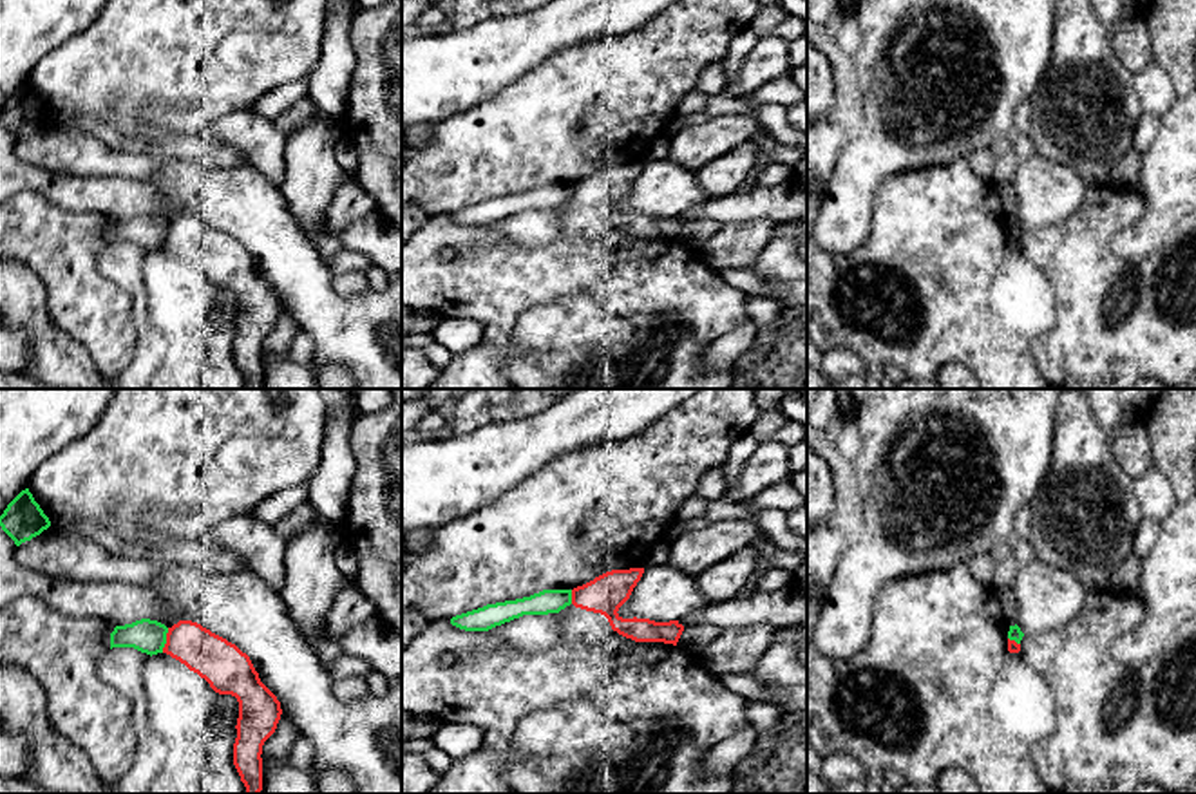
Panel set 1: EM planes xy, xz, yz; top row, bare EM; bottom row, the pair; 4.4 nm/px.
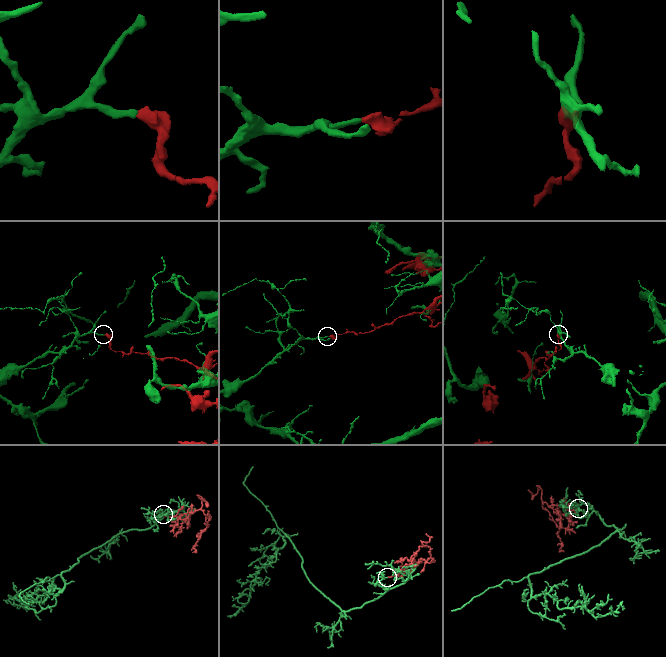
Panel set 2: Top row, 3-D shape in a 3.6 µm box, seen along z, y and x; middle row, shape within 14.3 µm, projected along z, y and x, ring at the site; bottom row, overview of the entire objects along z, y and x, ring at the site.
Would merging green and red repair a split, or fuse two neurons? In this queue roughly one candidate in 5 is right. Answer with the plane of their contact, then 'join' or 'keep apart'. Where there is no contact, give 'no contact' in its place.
xy | keep apart

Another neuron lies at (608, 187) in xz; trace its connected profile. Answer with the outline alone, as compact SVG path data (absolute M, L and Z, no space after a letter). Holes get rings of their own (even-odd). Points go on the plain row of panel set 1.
M644 163L612 165L572 184L575 203L601 208L613 226L635 237L664 237L677 241L684 221L679 215L622 213L617 206L630 194Z

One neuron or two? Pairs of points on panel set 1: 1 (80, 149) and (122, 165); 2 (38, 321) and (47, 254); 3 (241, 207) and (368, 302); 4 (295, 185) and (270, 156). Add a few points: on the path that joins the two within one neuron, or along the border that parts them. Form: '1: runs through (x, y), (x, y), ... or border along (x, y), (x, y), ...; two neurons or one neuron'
1: runs through (91, 158), (111, 163); one neuron
2: border along (18, 261), (38, 277), (47, 313), (60, 328); two neurons
3: runs through (274, 239), (335, 304); one neuron
4: border along (286, 134), (284, 178), (279, 185); two neurons

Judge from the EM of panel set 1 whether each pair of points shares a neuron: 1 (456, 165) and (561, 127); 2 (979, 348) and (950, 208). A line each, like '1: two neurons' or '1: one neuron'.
1: one neuron
2: one neuron

